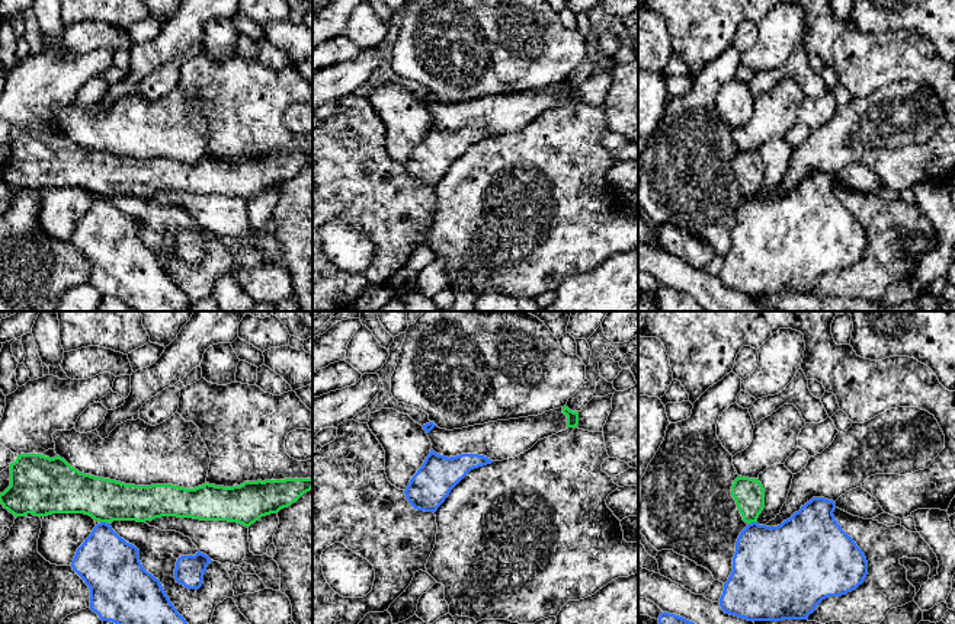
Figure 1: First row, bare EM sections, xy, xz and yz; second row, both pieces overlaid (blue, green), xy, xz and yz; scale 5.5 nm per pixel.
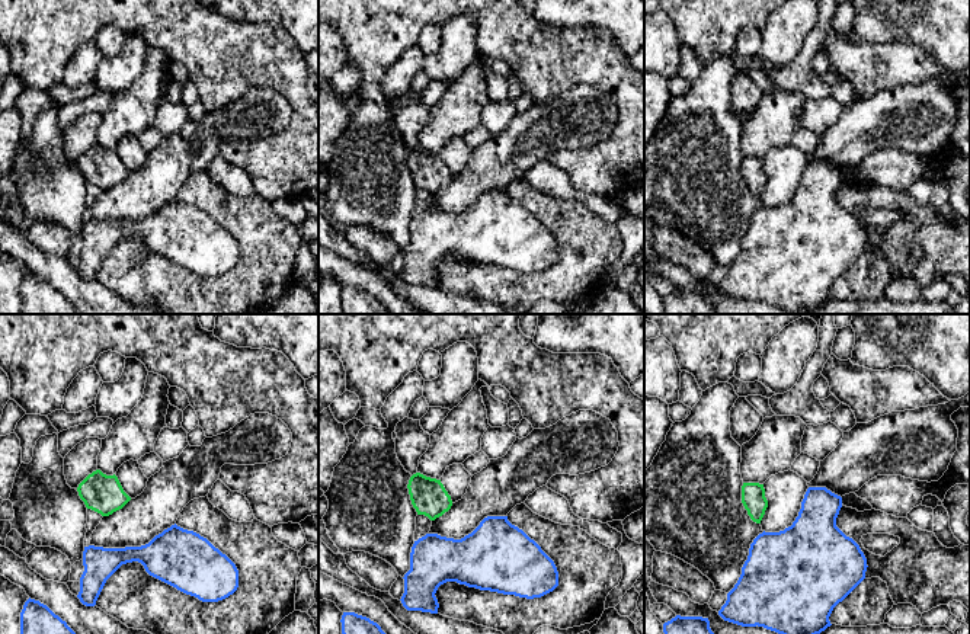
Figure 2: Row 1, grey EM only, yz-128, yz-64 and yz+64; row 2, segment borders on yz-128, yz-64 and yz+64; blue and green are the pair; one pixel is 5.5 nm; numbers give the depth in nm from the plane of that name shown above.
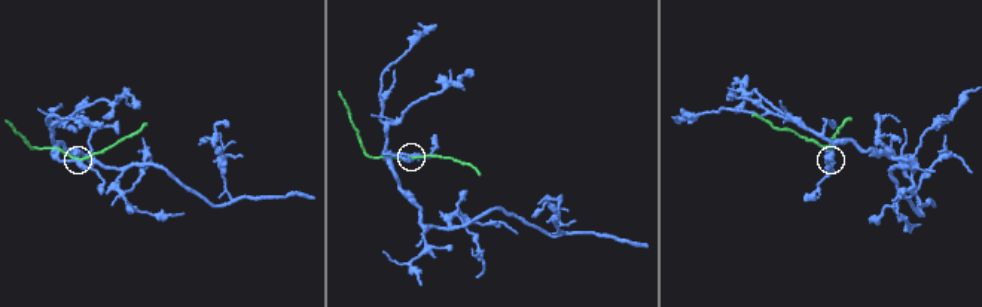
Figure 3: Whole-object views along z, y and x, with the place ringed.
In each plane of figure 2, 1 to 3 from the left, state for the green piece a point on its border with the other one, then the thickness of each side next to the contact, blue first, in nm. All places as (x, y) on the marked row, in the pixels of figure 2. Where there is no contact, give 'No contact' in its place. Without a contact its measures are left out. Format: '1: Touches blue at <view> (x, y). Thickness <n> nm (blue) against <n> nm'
1: No contact
2: No contact
3: No contact

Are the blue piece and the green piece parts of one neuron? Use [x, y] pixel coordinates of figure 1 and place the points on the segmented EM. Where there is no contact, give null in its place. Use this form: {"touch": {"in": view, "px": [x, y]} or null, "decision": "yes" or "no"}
{"touch": {"in": "yz", "px": [752, 522]}, "decision": "no"}

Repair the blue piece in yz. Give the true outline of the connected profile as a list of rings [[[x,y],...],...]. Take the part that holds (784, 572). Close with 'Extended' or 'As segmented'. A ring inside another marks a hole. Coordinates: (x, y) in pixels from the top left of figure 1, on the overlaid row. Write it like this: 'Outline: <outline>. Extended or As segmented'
Outline: [[[813,497],[778,527],[749,524],[738,535],[733,572],[724,583],[720,607],[747,621],[808,620],[829,596],[842,596],[863,583],[868,561],[834,519],[836,502]]]. As segmented

